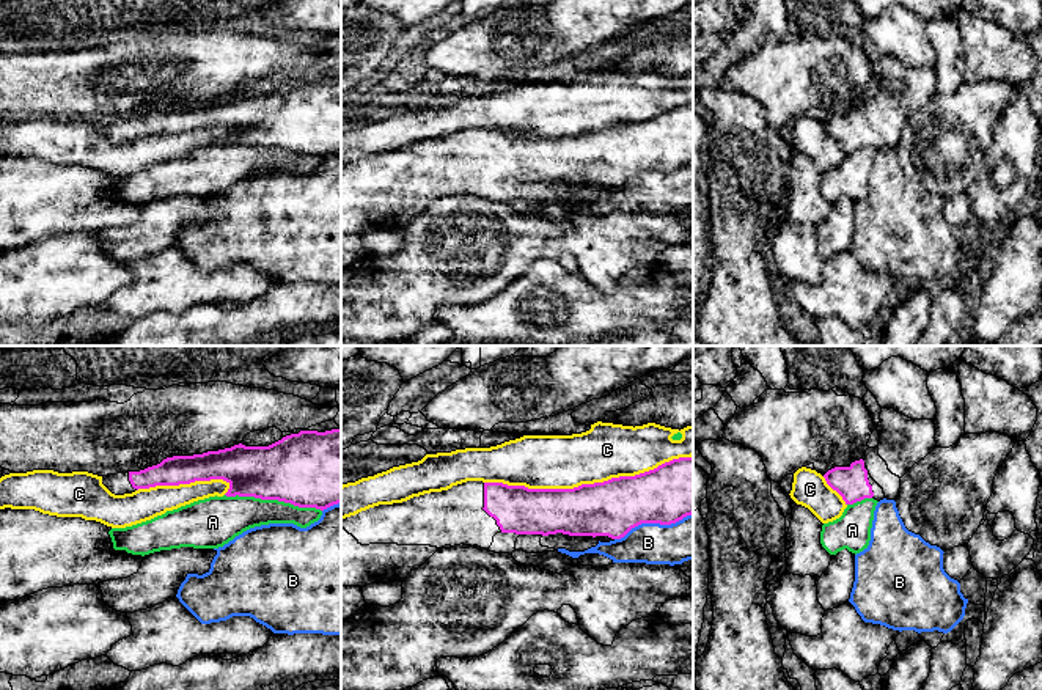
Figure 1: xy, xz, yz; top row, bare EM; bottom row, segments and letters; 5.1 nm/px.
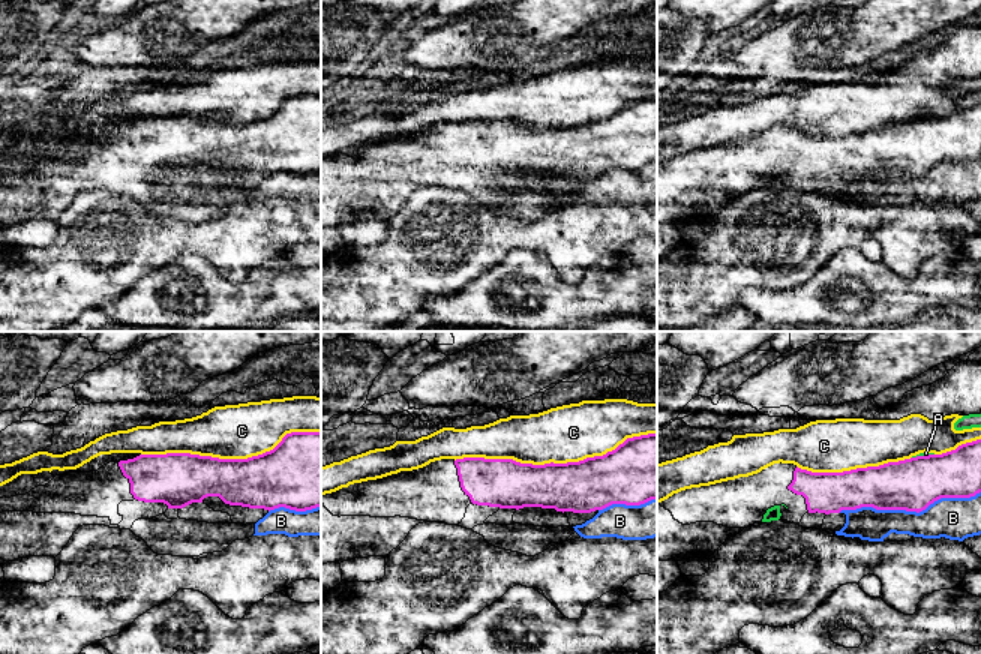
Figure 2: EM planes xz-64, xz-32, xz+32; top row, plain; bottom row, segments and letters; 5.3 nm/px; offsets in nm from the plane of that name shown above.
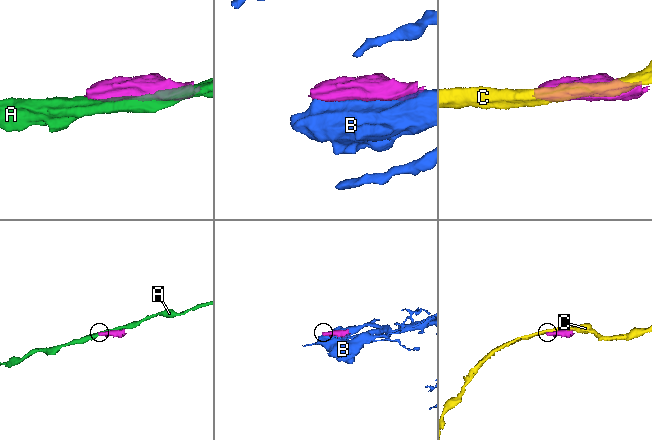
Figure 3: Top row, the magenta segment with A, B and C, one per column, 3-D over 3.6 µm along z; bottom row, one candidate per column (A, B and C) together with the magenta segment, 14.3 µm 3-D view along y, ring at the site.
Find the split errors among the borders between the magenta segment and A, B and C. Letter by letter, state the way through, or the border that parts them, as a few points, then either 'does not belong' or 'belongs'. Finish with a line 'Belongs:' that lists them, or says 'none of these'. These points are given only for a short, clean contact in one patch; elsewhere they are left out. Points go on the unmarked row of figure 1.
A: does not belong
B: does not belong
C: does not belong
Belongs: none of these

